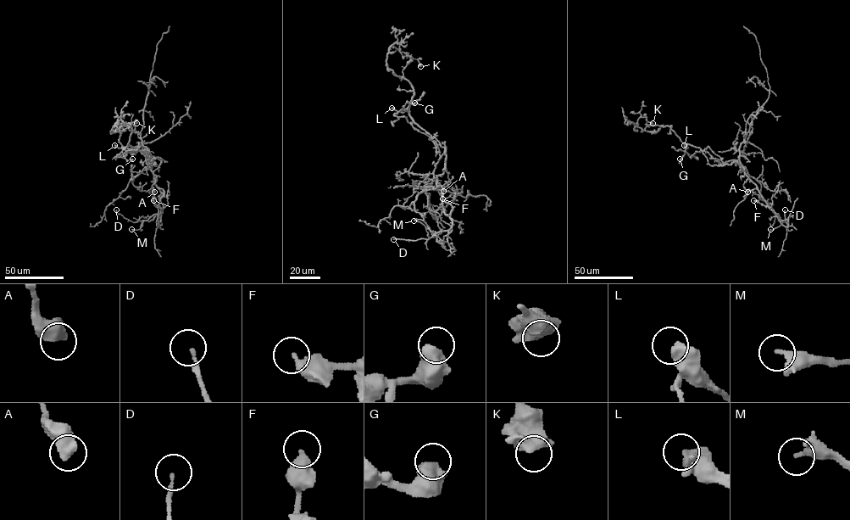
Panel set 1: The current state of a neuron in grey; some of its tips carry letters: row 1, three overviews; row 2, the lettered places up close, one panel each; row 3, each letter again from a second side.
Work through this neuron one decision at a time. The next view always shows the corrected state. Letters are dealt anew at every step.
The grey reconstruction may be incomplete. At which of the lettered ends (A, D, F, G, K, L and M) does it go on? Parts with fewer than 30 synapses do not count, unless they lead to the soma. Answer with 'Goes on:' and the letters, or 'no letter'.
Goes on: no letter

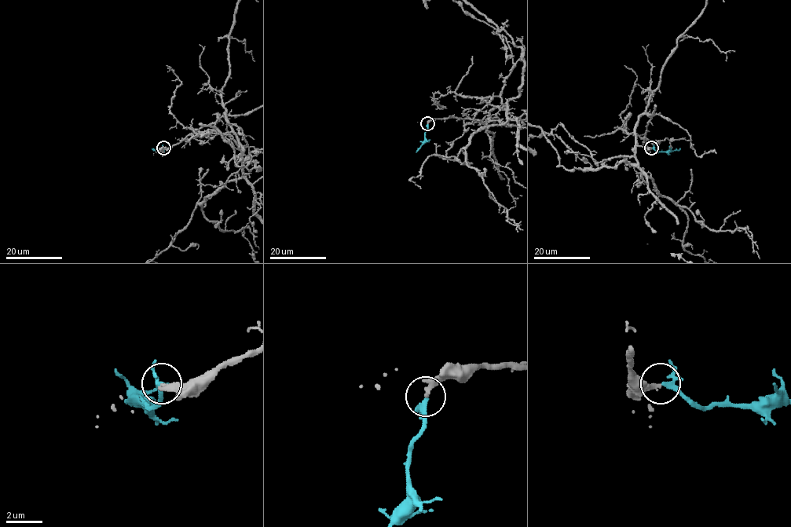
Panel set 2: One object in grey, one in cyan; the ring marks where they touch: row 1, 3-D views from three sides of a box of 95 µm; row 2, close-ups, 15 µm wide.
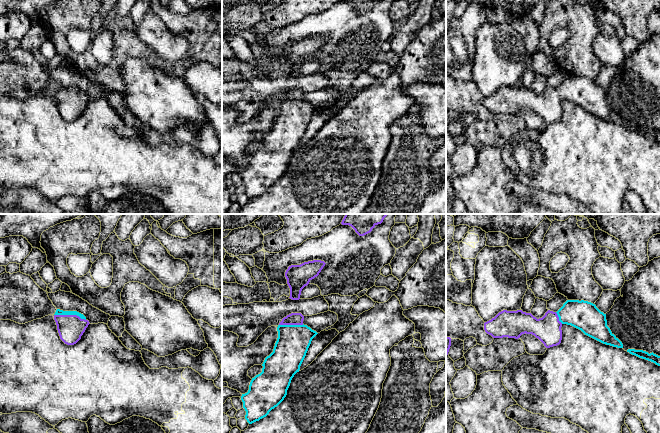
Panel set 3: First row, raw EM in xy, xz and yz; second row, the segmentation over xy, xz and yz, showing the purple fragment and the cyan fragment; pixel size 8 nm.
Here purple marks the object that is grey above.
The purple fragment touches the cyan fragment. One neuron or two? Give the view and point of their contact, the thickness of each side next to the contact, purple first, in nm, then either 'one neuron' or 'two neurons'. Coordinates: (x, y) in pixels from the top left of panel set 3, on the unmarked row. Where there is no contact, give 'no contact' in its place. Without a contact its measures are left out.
xy (70, 91) | 200/50 nm | one neuron

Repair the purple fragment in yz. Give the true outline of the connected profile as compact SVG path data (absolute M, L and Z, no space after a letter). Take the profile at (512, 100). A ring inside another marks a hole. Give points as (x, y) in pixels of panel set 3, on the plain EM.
M567 76L557 88L548 86L539 95L522 86L503 86L484 99L484 106L493 114L518 115L522 110L532 110L550 124L561 119L563 100L571 101L603 120L623 124L622 118L607 102L606 90L584 76Z

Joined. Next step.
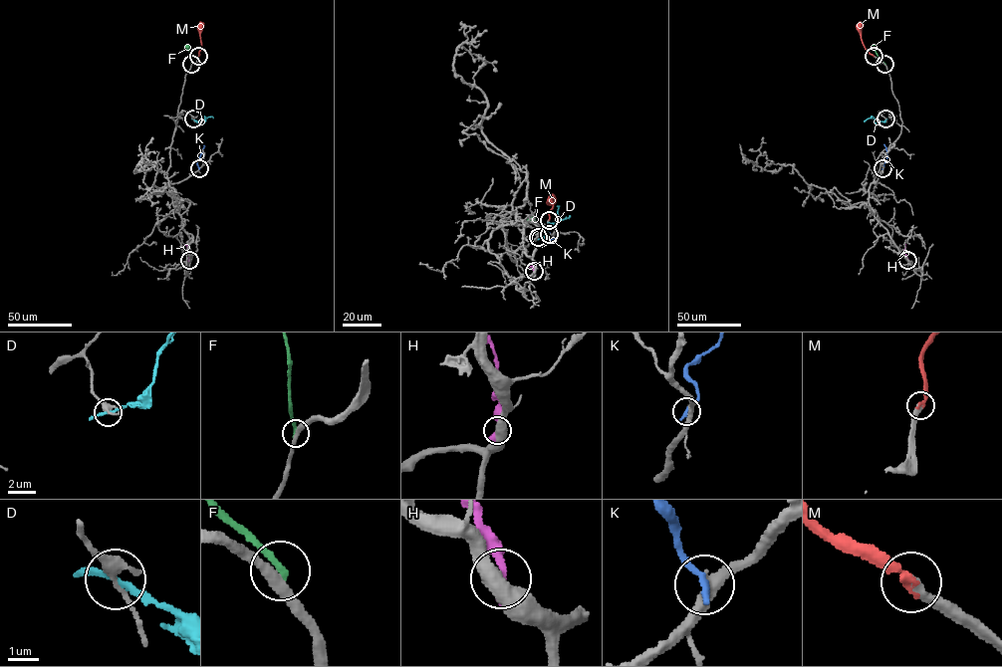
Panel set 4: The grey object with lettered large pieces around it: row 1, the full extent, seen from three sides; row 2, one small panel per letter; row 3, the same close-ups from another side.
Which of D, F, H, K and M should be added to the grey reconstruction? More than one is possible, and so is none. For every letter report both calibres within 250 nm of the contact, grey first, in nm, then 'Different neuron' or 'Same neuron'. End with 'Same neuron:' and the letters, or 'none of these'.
D: Thickness 320 nm (grey) against 200 nm. Different neuron
F: Thickness 320 nm (grey) against 260 nm. Different neuron
H: Thickness 550 nm (grey) against 360 nm. Different neuron
K: Thickness 360 nm (grey) against 280 nm. Different neuron
M: Thickness 380 nm (grey) against 280 nm. Same neuron
Same neuron: M

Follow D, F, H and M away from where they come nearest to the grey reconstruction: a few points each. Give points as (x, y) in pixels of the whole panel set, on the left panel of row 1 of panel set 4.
D: (193, 119), (200, 122), (206, 117), (204, 121)
F: (191, 64), (185, 45)
H: (189, 260), (185, 244)
M: (198, 56), (200, 22)

